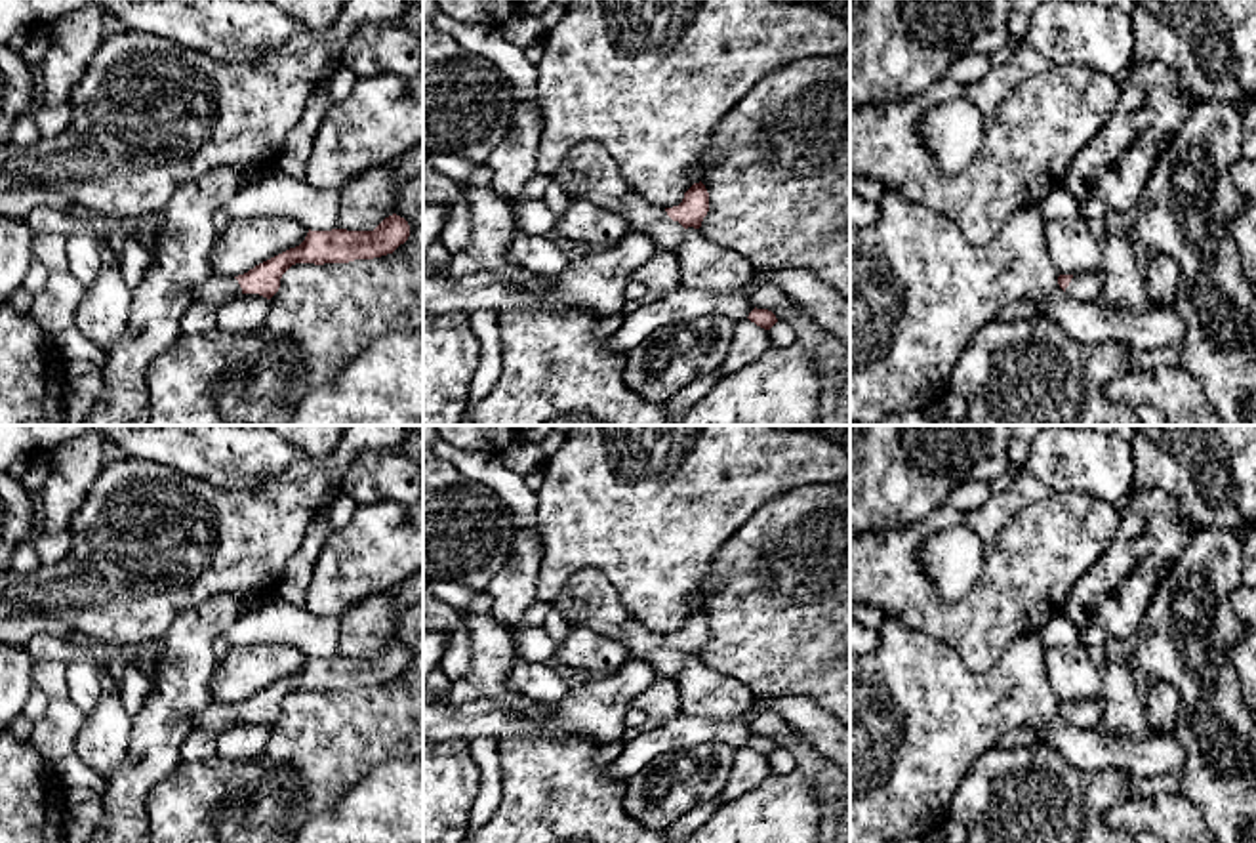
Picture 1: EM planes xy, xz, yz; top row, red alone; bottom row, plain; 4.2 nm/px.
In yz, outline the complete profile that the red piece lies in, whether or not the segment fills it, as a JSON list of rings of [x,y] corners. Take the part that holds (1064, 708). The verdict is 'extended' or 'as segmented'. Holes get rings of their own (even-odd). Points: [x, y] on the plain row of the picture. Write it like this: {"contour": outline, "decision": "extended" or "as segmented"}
{"contour": [[[1104,700],[1060,702],[1058,711],[1073,727],[1090,729],[1104,715]]], "decision": "extended"}

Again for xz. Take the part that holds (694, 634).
{"contour": [[[598,568],[574,572],[551,605],[574,627],[589,627],[606,637],[625,641],[631,654],[650,660],[658,673],[667,679],[677,679],[686,656],[699,656],[709,639],[709,620],[701,608],[684,620],[679,633],[659,635],[648,631],[627,614],[618,589]]], "decision": "extended"}

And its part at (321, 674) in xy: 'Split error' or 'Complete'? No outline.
Split error

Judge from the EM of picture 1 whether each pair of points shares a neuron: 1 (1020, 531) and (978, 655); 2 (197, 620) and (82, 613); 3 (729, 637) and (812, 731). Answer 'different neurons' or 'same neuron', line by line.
1: same neuron
2: different neurons
3: different neurons

